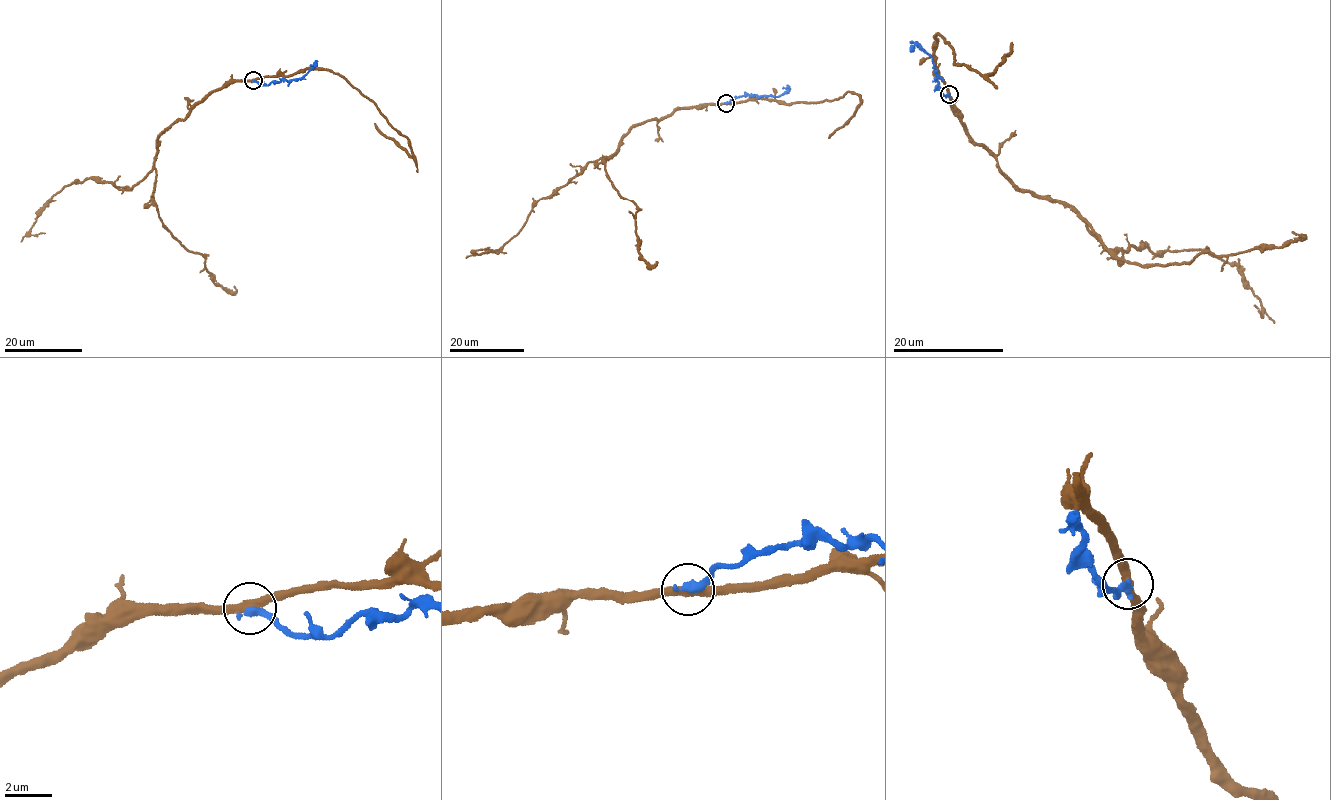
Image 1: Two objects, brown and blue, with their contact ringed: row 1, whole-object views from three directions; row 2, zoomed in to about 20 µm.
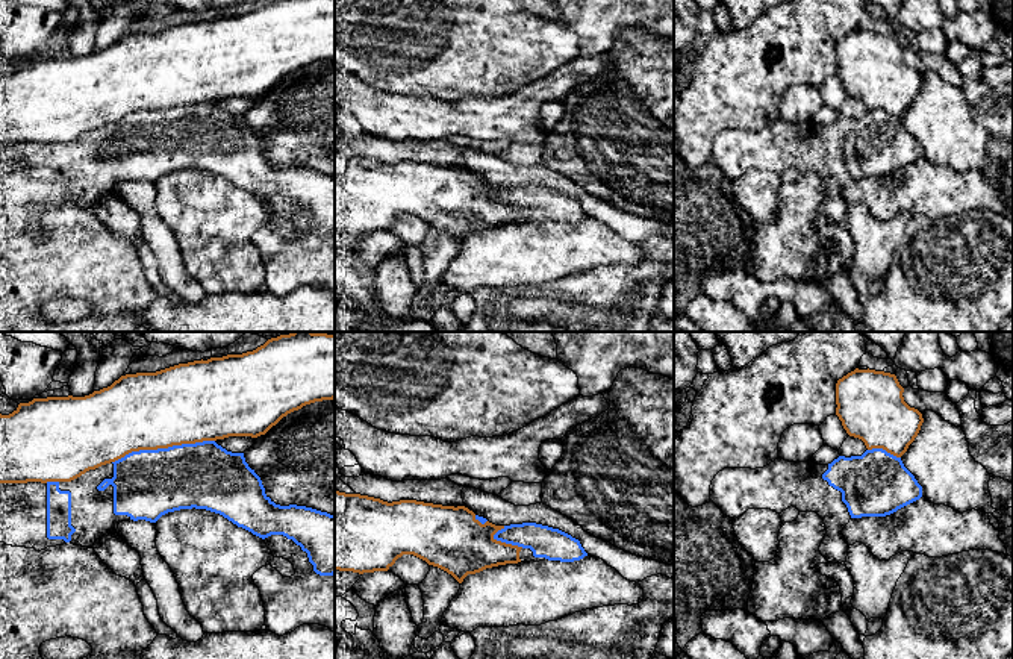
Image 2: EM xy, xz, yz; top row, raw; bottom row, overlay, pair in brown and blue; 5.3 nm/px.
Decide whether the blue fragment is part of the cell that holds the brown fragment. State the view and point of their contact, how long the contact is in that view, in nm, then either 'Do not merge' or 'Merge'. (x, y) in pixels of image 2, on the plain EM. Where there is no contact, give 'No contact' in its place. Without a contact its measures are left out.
Touches brown at xy (162, 108). Shared border 550 nm. Do not merge

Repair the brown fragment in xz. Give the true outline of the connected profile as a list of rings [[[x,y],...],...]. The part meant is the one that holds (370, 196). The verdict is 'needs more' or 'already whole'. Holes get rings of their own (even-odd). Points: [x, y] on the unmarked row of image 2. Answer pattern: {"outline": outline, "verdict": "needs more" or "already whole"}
{"outline": [[[335,151],[335,230],[353,233],[388,232],[403,215],[413,215],[429,226],[438,227],[451,235],[459,244],[468,235],[480,233],[486,229],[518,224],[522,208],[497,201],[494,195],[504,189],[489,182],[482,185],[472,171],[465,167],[442,167],[416,161],[383,162],[380,159],[345,155]]], "verdict": "already whole"}

